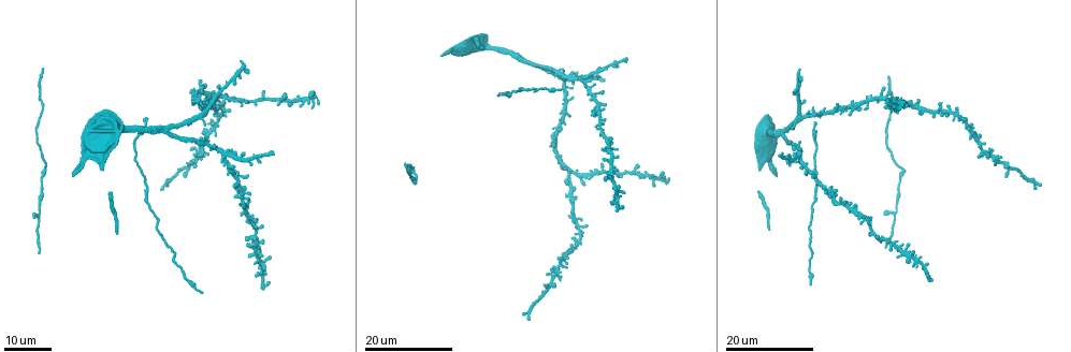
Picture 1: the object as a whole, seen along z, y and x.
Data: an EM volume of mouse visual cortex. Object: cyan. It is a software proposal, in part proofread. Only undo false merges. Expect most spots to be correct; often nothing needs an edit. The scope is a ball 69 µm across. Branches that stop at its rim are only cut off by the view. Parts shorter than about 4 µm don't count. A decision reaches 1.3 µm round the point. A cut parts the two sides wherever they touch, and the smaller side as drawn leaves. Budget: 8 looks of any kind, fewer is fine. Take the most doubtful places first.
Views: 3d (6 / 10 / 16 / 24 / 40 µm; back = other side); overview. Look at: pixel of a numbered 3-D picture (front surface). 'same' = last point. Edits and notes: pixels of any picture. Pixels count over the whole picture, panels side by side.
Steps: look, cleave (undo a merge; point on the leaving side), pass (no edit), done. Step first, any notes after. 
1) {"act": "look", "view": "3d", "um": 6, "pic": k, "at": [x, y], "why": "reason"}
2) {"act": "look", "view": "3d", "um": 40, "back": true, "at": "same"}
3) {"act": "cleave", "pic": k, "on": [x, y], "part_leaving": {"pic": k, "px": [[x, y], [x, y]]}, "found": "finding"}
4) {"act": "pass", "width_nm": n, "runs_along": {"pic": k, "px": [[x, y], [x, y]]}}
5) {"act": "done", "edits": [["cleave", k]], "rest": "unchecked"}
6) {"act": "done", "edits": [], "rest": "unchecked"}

{"act": "look", "view": "3d", "um": 24, "pic": 1, "at": [804, 119]}

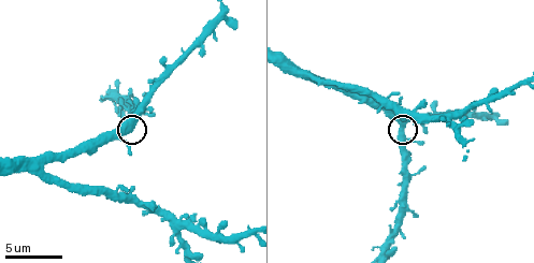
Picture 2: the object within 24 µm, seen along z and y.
{"act": "look", "view": "3d", "um": 10, "pic": 2, "at": [403, 126]}

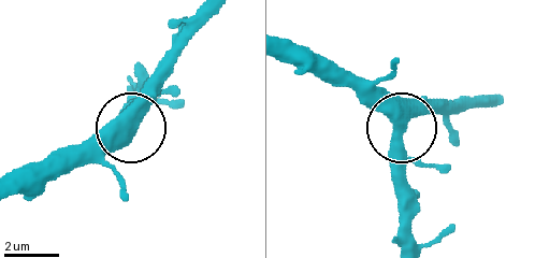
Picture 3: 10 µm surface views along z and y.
{"act": "pass", "found": "one neuron here"}

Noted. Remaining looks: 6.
{"act": "look", "view": "3d", "um": 16, "pic": 1, "at": [815, 131], "why": "thick turns thin"}

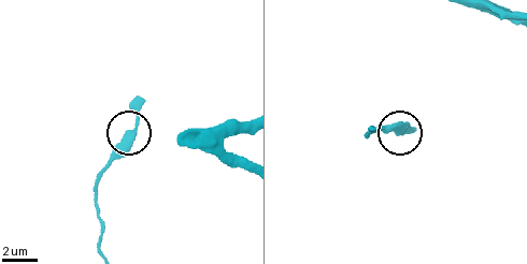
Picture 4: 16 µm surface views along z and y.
{"act": "look", "view": "3d", "um": 10, "pic": 4, "at": [135, 132], "why": "zoom in"}

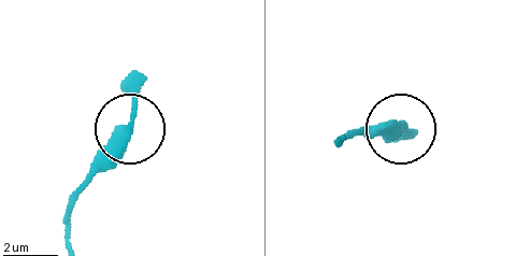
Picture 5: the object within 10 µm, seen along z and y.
{"act": "look", "view": "3d", "um": 10, "back": true, "pic": 5, "at": [131, 125], "why": "from behind"}

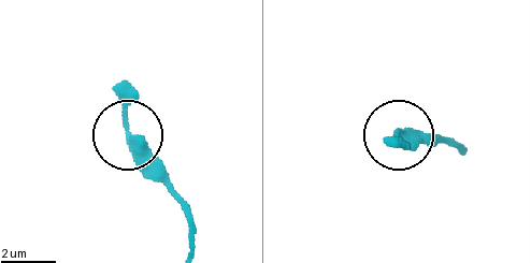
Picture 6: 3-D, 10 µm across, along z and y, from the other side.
{"act": "pass", "width_nm": 270, "found": "continuous, no second neuron"}

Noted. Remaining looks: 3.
{"act": "look", "view": "3d", "um": 10, "pic": 2, "at": [288, 72]}

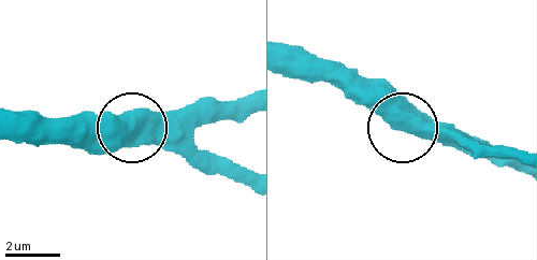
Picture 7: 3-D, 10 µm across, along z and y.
{"act": "pass", "side_arm_um": 36, "found": "all the same neuron"}

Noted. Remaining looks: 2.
{"act": "look", "view": "3d", "um": 16, "pic": 2, "at": [177, 228]}

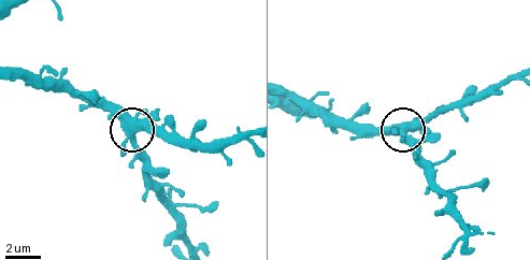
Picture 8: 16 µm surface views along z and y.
{"act": "look", "view": "3d", "um": 6, "pic": 8, "at": [130, 133], "why": "closer look"}

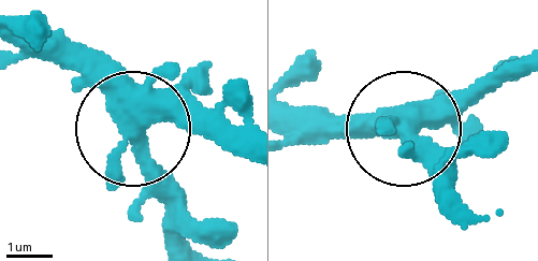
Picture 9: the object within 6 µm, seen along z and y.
{"act": "pass", "found": "all the same neuron"}

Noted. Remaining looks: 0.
{"act": "done", "edits": [], "rest": "unchecked"}

